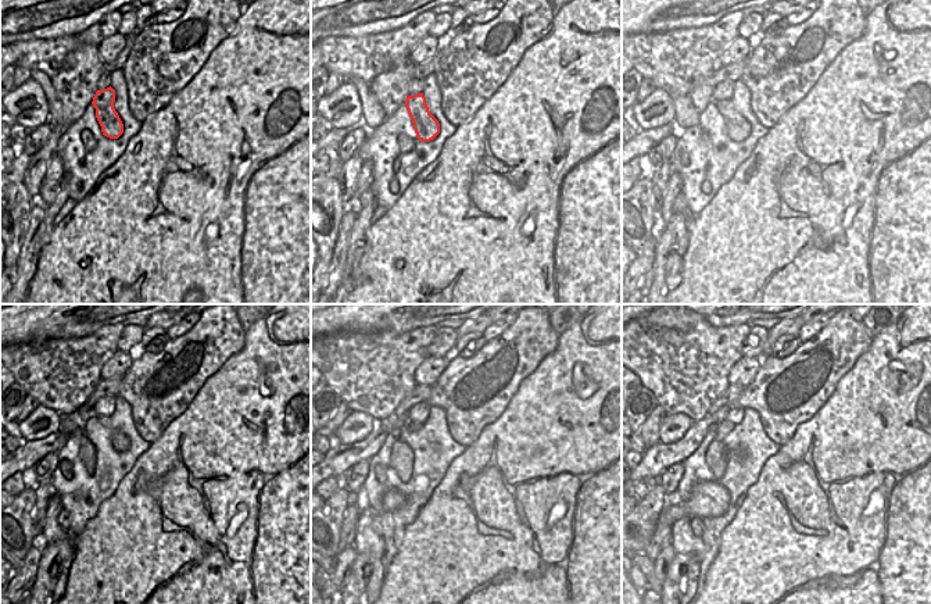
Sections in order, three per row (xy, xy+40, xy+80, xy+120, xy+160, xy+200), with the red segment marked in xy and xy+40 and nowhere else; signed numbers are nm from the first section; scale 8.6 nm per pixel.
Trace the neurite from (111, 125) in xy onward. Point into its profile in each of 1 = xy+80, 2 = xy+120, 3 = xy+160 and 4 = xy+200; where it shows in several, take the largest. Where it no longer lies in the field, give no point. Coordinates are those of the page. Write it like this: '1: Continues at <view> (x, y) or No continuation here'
1: Continues at xy+80 (737, 128)
2: Continues at xy+120 (120, 440)
3: Continues at xy+160 (412, 425)
4: Continues at xy+200 (723, 428).

